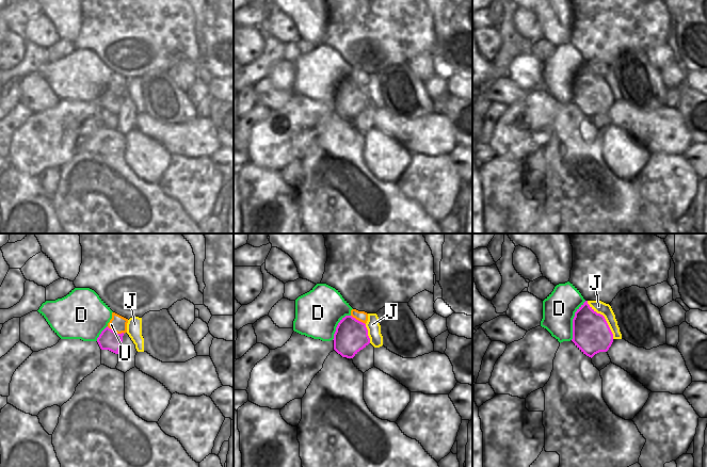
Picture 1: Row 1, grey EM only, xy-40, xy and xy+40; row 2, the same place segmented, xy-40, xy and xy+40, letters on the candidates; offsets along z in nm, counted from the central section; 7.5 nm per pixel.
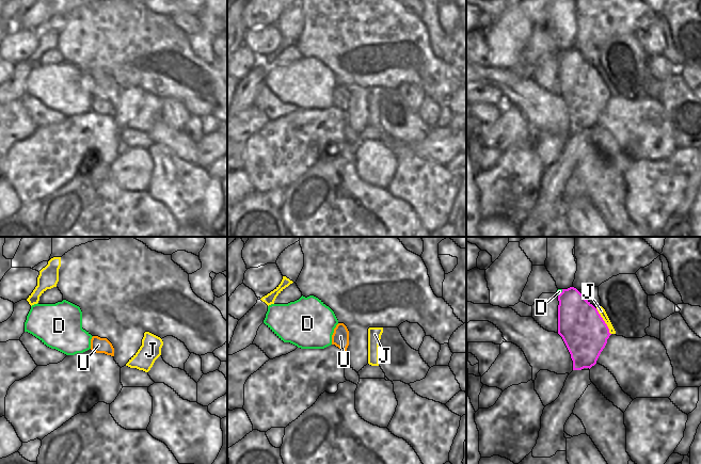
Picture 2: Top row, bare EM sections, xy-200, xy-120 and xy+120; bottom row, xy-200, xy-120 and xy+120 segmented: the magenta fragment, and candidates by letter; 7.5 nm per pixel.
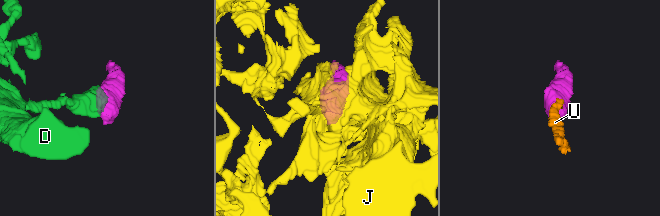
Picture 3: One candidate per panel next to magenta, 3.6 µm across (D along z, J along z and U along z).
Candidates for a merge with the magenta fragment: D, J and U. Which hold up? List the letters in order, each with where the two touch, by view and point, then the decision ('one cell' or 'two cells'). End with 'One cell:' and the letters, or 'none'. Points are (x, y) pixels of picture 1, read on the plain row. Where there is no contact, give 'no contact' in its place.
D: contact xy+40 (573, 81); two cells
J: contact xy+40 (605, 80); two cells
U: contact xy-40 (114, 93); one cell
One cell: U

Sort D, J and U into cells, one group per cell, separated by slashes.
D / J / U

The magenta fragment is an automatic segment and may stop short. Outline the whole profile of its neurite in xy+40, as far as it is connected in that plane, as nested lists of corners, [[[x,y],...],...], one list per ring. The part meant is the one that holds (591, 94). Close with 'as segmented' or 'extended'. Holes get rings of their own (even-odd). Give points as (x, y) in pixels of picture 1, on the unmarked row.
[[[588,62],[575,74],[572,102],[591,119],[599,113],[607,113],[613,103],[613,95],[605,78],[597,75]]] | as segmented

